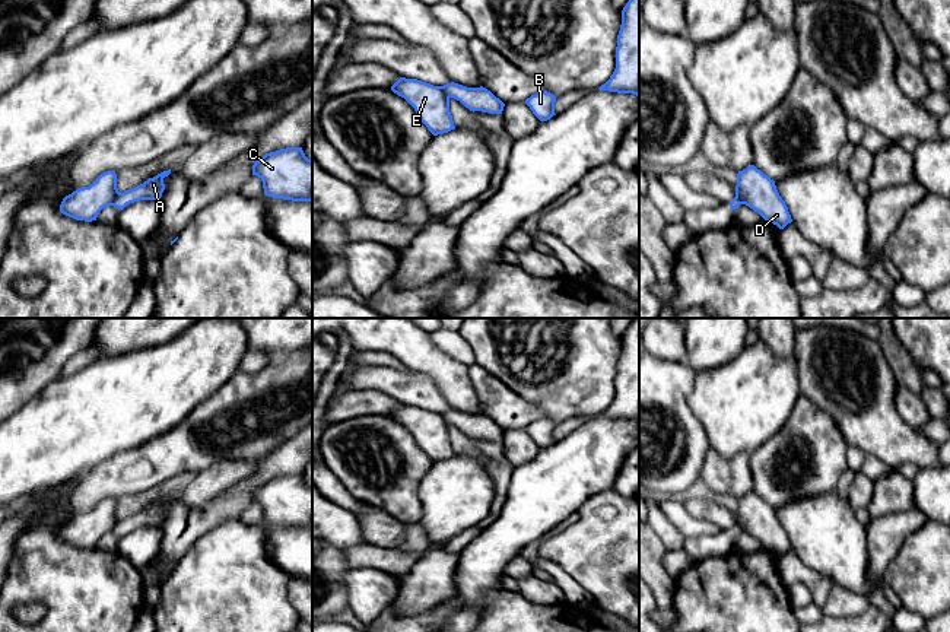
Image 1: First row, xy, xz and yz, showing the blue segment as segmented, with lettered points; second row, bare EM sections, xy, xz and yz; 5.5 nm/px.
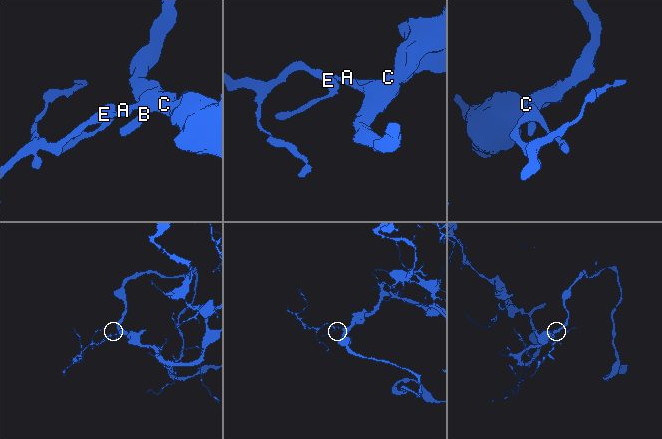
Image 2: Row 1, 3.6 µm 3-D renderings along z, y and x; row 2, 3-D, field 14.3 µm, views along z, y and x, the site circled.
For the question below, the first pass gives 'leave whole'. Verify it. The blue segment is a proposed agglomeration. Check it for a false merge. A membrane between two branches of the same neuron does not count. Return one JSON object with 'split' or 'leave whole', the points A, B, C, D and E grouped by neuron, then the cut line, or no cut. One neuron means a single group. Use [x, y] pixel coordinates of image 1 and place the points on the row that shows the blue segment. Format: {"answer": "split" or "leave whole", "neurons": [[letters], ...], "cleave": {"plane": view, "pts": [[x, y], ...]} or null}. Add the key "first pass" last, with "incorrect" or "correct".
{"answer": "split", "neurons": [["A", "B", "C"], ["D", "E"]], "cleave": {"plane": "xy", "pts": [[118, 191], [111, 205]]}, "first pass": "incorrect"}

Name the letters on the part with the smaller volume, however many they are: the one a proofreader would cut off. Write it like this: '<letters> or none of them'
D, E

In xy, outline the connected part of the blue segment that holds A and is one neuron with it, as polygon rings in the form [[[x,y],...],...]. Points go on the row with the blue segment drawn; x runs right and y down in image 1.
[[[171,169],[163,171],[128,191],[118,193],[112,206],[117,207],[118,210],[123,210],[127,204],[140,201],[140,200],[161,201],[162,193],[165,190],[163,178],[168,177],[169,174],[171,174]]]

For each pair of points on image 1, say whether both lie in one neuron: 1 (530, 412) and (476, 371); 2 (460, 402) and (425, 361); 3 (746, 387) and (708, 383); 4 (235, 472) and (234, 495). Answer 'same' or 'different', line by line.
1: same
2: same
3: same
4: different

